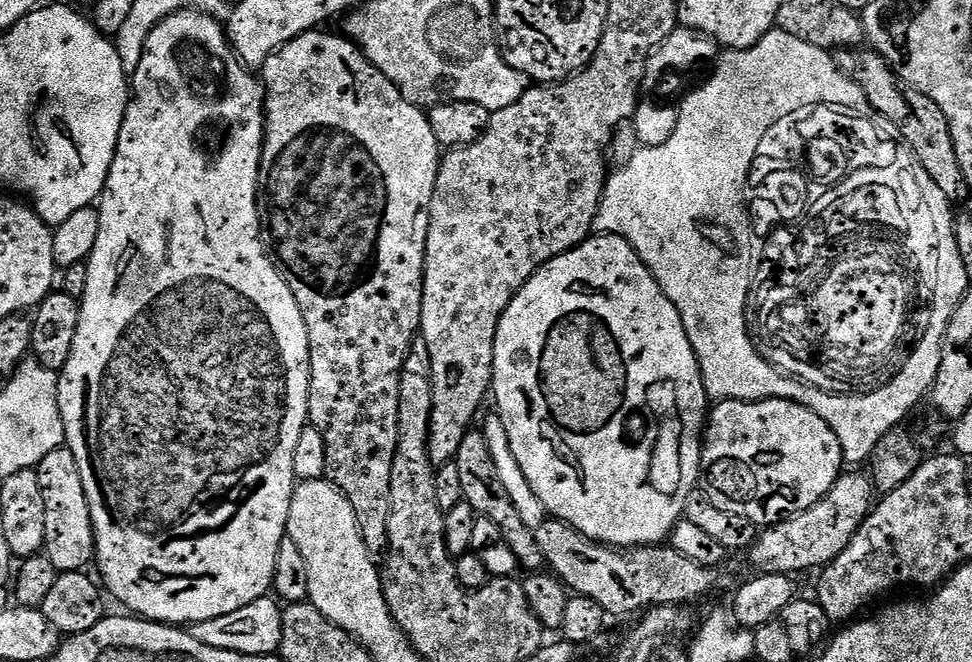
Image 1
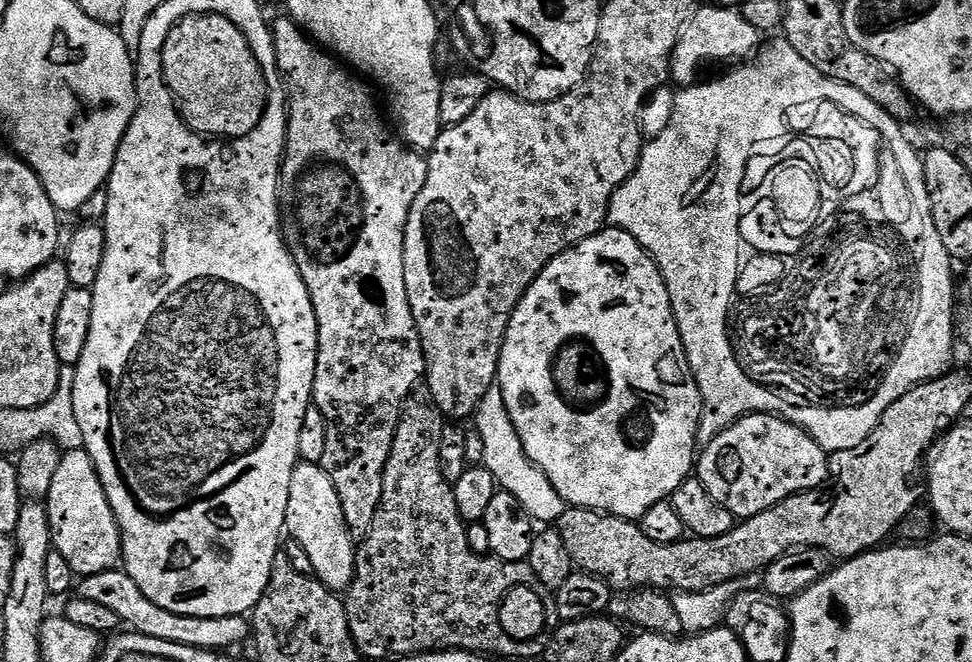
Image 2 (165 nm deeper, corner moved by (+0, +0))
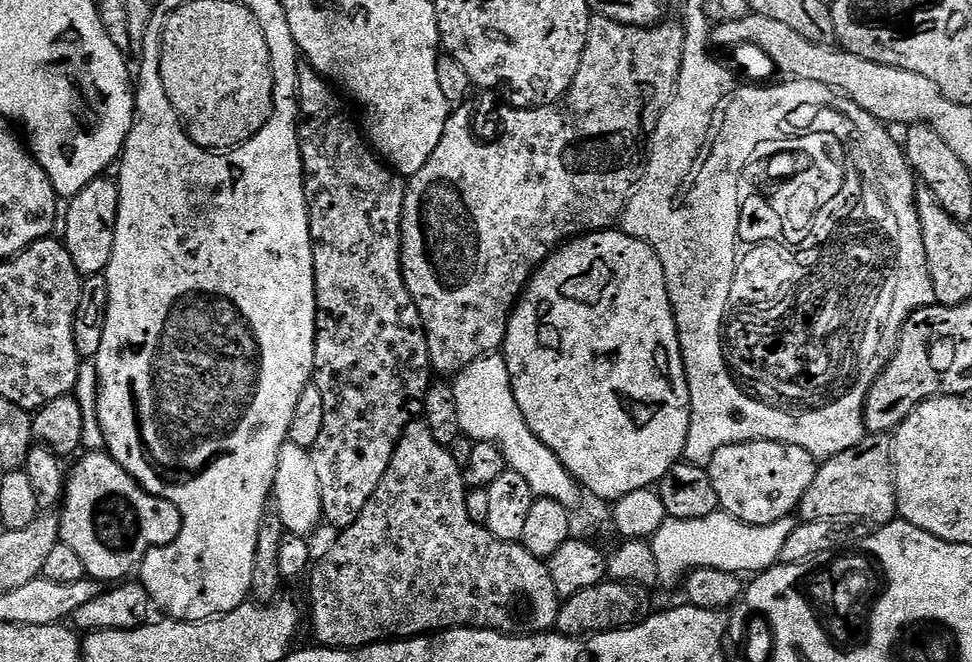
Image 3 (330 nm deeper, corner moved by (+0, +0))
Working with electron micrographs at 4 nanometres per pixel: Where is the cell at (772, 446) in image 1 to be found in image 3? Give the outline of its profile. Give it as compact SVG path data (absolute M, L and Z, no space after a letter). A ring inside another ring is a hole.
M751 440L734 446L722 446L722 450L718 450L718 454L712 456L707 469L723 511L728 512L736 520L741 520L743 524L766 526L792 516L799 509L806 490L810 490L810 482L814 482L817 467L818 461L810 454L806 454L802 446L790 446L769 440Z

